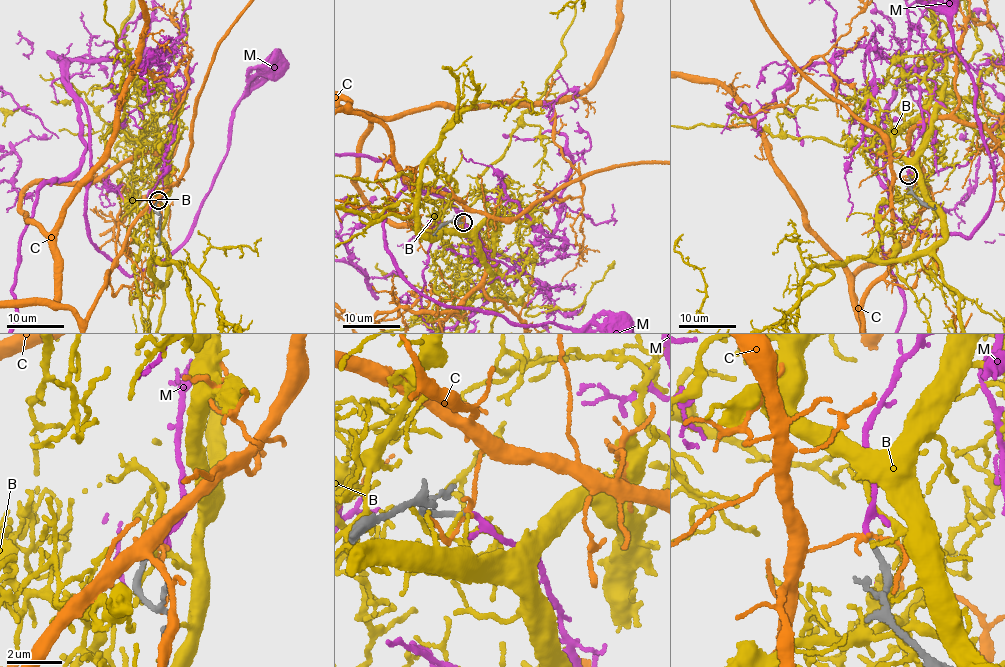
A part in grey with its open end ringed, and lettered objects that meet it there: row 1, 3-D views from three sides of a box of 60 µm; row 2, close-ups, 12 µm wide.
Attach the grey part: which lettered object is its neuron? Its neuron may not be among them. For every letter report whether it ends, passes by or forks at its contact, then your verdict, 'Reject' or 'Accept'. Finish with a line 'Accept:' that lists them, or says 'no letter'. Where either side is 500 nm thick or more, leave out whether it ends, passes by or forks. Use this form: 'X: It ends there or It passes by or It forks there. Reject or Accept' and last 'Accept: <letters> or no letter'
B: It passes by. Reject
C: It passes by. Reject
M: It passes by. Accept
Accept: M

